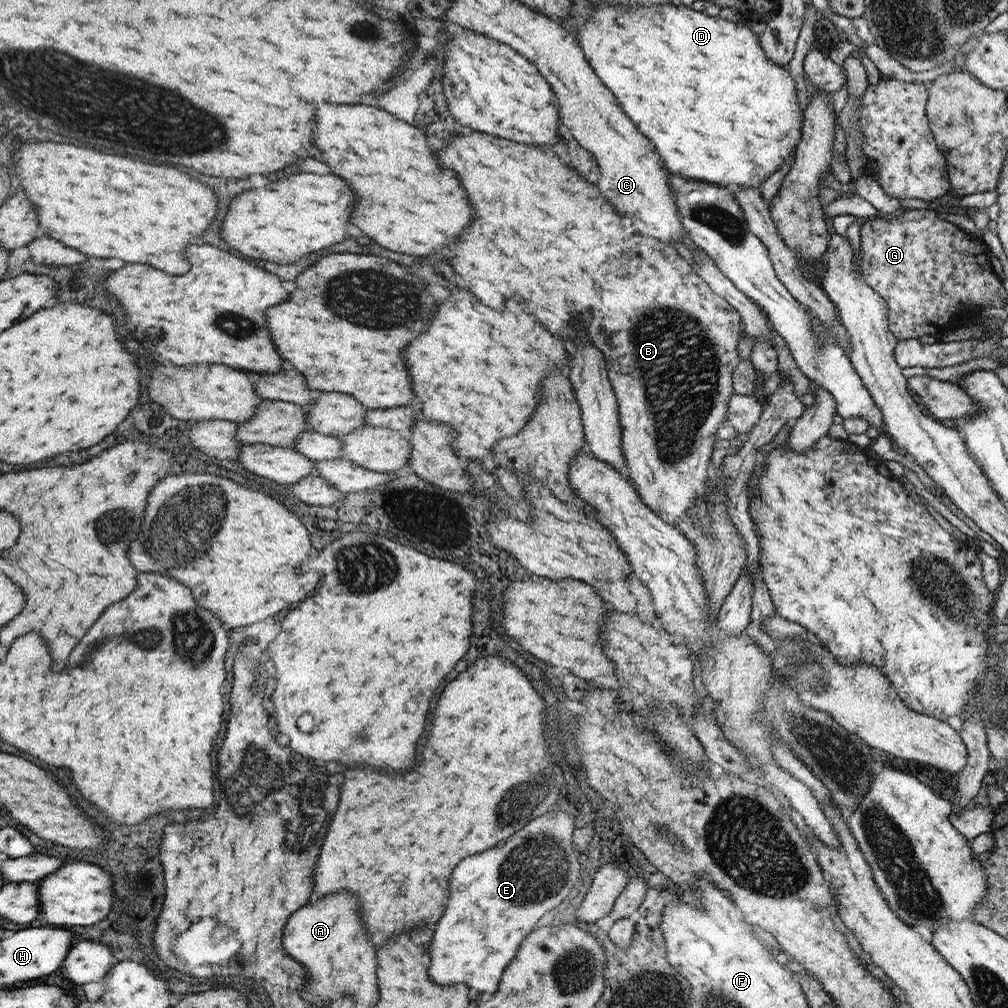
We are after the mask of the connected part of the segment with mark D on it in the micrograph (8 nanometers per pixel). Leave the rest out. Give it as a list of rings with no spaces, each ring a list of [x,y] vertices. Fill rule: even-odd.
[[[599,2],[594,6],[592,15],[590,18],[584,23],[584,27],[582,29],[576,29],[579,31],[579,35],[576,35],[576,40],[578,40],[579,45],[582,47],[583,52],[588,50],[588,58],[592,58],[592,66],[596,66],[596,70],[600,70],[600,78],[604,78],[604,82],[608,82],[608,86],[612,86],[612,90],[616,90],[616,98],[617,101],[621,104],[624,112],[628,114],[630,118],[632,118],[634,124],[639,128],[640,132],[649,138],[649,141],[653,142],[653,145],[657,148],[665,167],[671,171],[671,174],[675,174],[676,176],[682,176],[686,179],[695,179],[700,180],[706,183],[711,183],[712,185],[719,185],[720,187],[732,187],[737,189],[738,187],[746,187],[746,189],[758,189],[760,190],[760,184],[766,181],[766,178],[769,178],[773,172],[777,172],[783,164],[787,164],[787,158],[794,158],[794,154],[796,153],[797,146],[800,145],[800,141],[802,140],[802,130],[803,130],[803,117],[800,114],[800,102],[798,102],[798,90],[796,90],[796,84],[794,84],[794,78],[790,75],[788,71],[788,65],[779,65],[775,63],[772,59],[769,59],[766,54],[764,54],[764,50],[762,50],[762,46],[760,46],[760,35],[756,32],[752,31],[752,29],[748,26],[741,25],[738,22],[728,21],[724,18],[720,18],[717,16],[710,16],[704,12],[698,12],[697,9],[692,9],[689,7],[675,6],[673,4],[653,4],[652,6],[637,6],[637,4],[607,4],[607,2]]]

